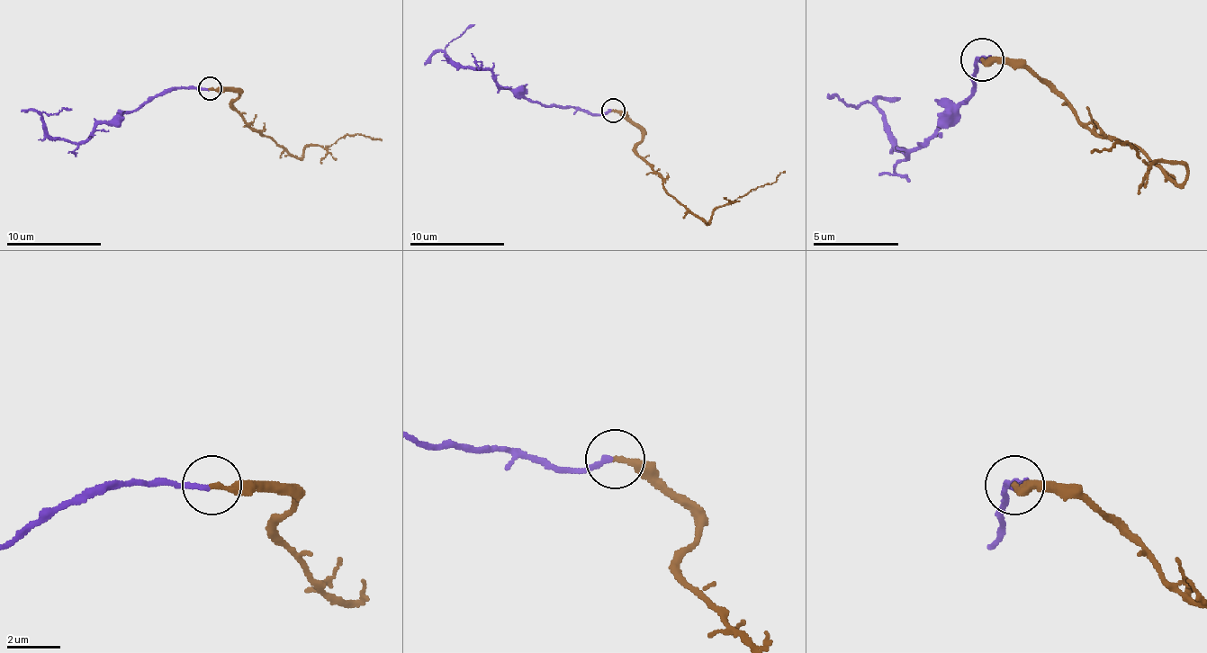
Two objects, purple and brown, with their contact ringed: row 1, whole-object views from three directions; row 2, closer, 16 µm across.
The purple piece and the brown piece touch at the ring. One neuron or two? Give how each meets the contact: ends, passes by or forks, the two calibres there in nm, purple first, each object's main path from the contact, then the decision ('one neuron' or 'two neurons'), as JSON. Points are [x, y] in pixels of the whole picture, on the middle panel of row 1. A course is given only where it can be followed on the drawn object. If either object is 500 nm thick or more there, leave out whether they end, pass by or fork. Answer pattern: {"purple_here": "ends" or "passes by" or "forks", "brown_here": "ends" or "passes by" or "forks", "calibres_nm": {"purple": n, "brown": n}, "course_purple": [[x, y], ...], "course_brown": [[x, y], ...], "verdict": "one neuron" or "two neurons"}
{"purple_here": "ends", "brown_here": "ends", "calibres_nm": {"purple": 190, "brown": 220}, "course_purple": [[612, 110], [600, 114], [545, 107], [502, 88], [488, 69], [457, 67], [447, 58], [445, 48], [473, 24]], "course_brown": [[612, 110], [638, 129], [636, 153], [662, 179], [662, 186], [705, 224], [712, 212], [772, 183], [784, 172]], "verdict": "one neuron"}

